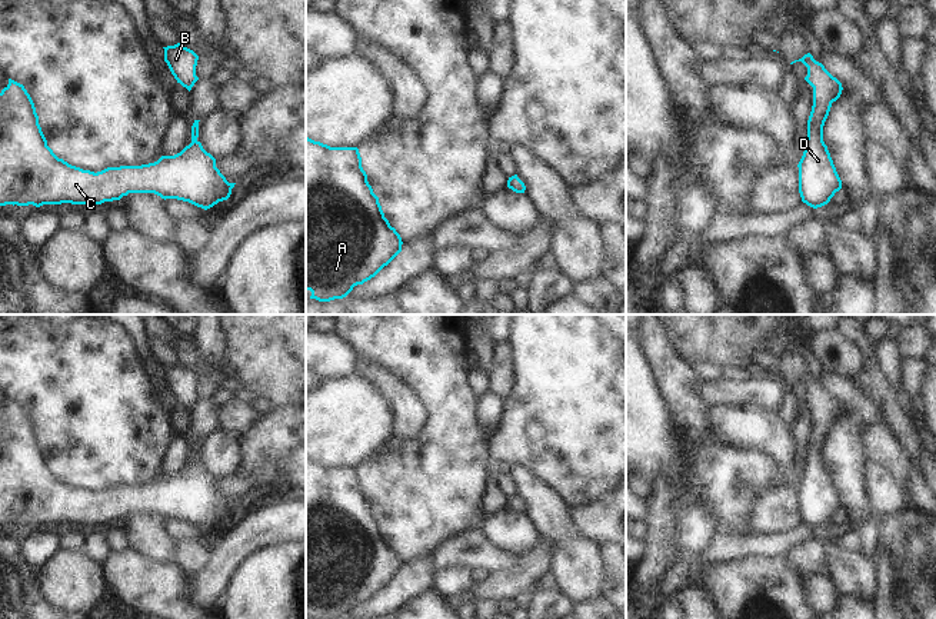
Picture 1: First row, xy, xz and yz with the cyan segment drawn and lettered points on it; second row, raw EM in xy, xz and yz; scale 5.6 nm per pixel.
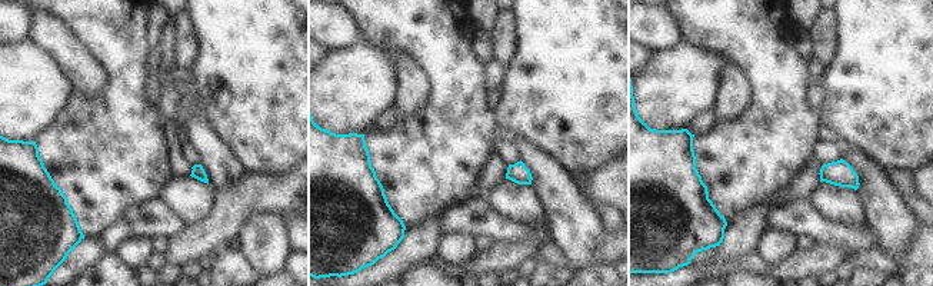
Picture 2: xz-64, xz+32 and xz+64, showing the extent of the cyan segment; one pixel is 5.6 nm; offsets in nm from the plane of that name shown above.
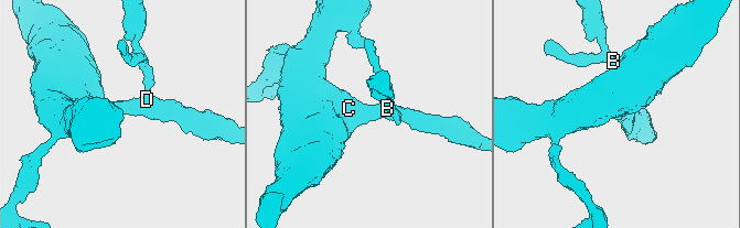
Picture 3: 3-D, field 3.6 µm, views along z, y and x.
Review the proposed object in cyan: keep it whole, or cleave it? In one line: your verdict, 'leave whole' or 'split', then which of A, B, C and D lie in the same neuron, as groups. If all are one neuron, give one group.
leave whole; A B C D

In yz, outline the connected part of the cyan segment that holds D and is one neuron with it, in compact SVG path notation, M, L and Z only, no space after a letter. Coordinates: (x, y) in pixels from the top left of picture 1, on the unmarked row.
M810 373L790 385L802 382L807 387L805 400L813 407L813 426L807 440L807 459L805 462L805 472L797 485L799 487L799 513L802 522L817 529L830 522L836 512L842 509L842 500L836 492L827 466L823 462L823 446L829 436L832 423L842 415L842 403L833 397L822 383L816 382Z

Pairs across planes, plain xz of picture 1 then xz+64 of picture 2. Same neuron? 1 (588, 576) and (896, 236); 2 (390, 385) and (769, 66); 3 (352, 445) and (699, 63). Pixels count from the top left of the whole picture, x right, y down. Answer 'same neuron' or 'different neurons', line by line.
1: same neuron
2: different neurons
3: same neuron

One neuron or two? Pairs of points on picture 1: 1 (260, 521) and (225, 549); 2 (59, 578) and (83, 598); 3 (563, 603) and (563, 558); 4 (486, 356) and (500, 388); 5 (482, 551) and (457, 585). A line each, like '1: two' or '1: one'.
1: one
2: one
3: two
4: two
5: two

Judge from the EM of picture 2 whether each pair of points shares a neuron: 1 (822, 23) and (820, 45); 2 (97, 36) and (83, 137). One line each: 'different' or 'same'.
1: same
2: same

